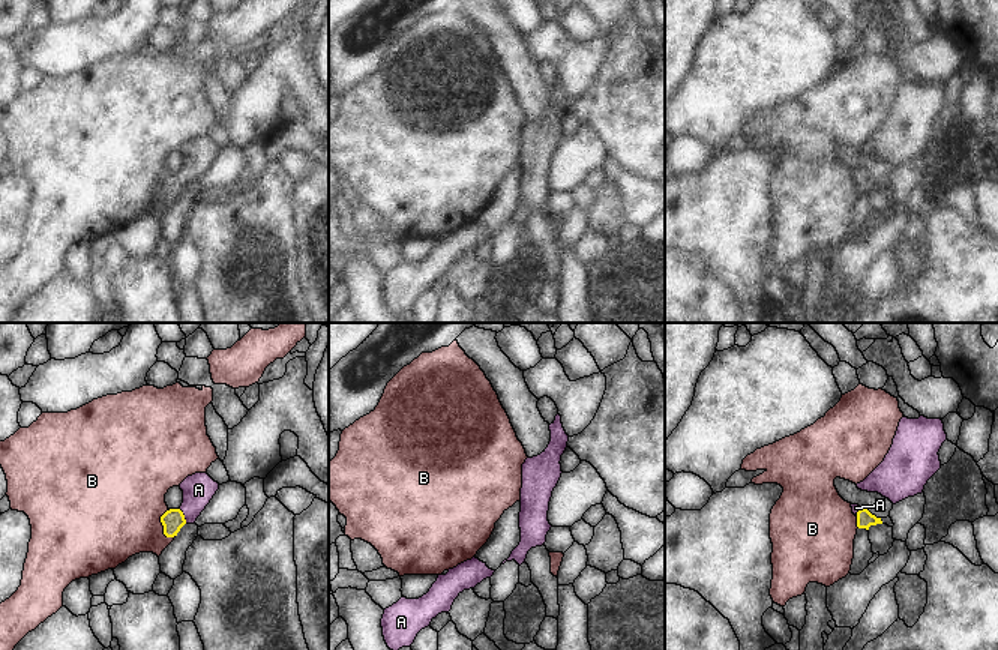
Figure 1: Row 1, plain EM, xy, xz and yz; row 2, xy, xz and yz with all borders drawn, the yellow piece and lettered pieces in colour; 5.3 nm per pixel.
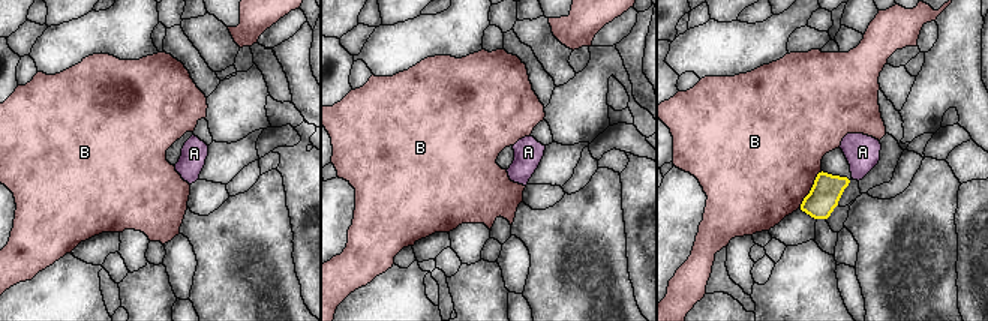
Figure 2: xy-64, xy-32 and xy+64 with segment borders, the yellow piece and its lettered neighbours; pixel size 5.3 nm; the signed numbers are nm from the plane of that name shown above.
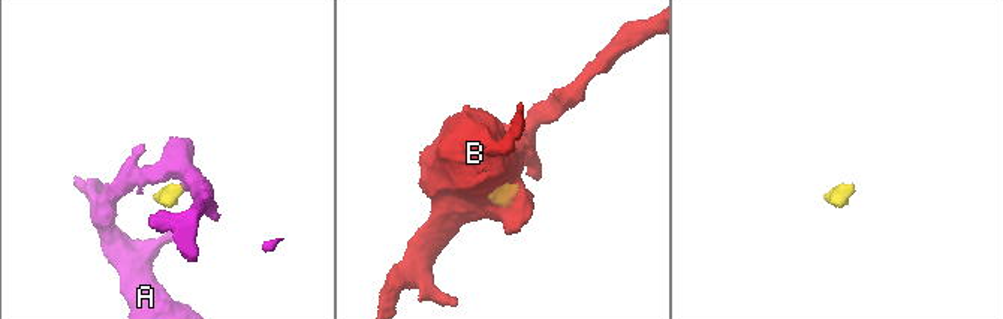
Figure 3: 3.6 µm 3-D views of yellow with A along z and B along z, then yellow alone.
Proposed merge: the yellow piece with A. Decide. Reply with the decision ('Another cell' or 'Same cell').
Same cell.

